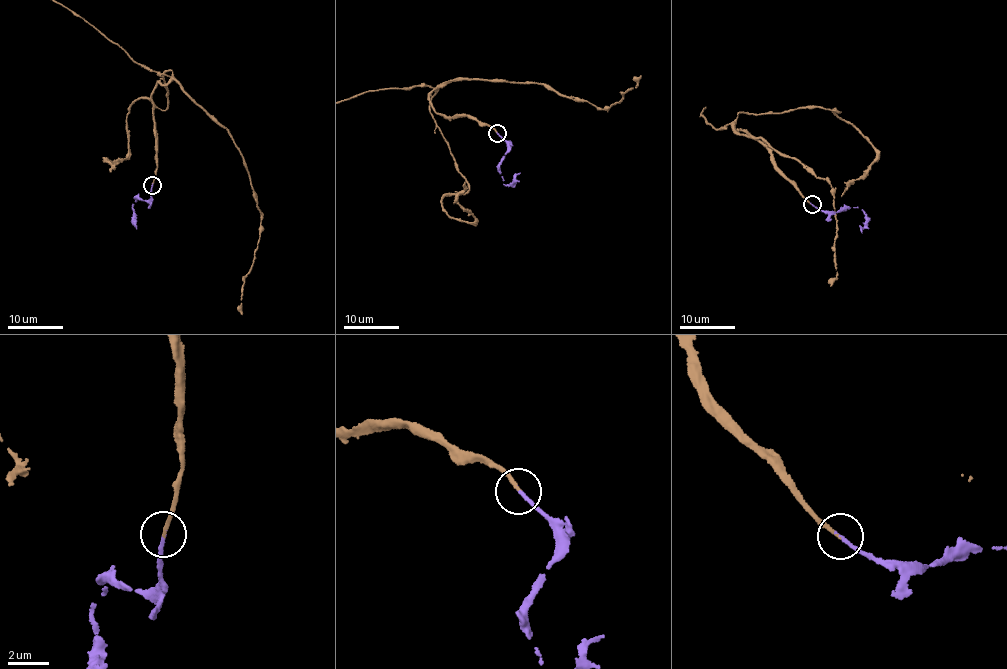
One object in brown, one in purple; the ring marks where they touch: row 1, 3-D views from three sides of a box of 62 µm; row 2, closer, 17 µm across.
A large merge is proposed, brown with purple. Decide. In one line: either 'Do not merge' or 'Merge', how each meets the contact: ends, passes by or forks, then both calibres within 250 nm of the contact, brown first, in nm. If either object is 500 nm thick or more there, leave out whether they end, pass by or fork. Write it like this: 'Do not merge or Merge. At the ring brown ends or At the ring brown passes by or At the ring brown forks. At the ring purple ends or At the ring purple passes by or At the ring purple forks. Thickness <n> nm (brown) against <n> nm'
Merge. At the ring brown ends. At the ring purple ends. Thickness 180 nm (brown) against 190 nm

